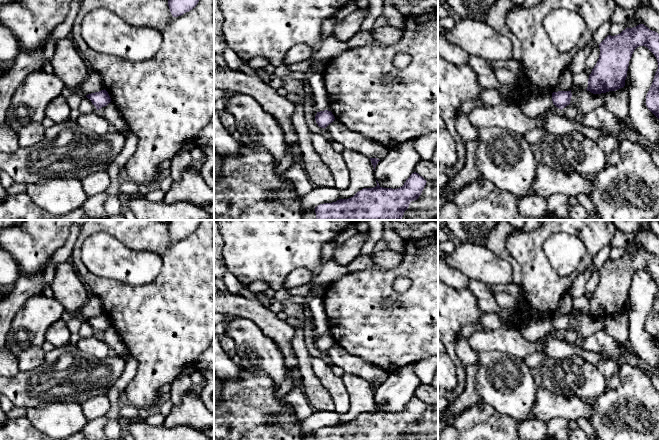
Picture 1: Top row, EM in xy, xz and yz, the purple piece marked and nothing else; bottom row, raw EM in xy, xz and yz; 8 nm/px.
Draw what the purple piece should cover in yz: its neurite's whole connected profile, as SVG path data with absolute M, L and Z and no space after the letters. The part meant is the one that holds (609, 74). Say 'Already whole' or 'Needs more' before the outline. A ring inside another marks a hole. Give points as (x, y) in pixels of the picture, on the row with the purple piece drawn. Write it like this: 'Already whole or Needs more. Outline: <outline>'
Already whole. Outline: M639 24L633 28L627 27L620 34L615 36L608 35L599 44L599 59L589 75L586 90L593 94L601 94L623 88L625 86L629 61L634 50L639 46L647 47L654 54L658 62L658 69L646 95L645 103L647 108L659 119L659 34L650 30L644 24Z

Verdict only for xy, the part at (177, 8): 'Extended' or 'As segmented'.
As segmented

